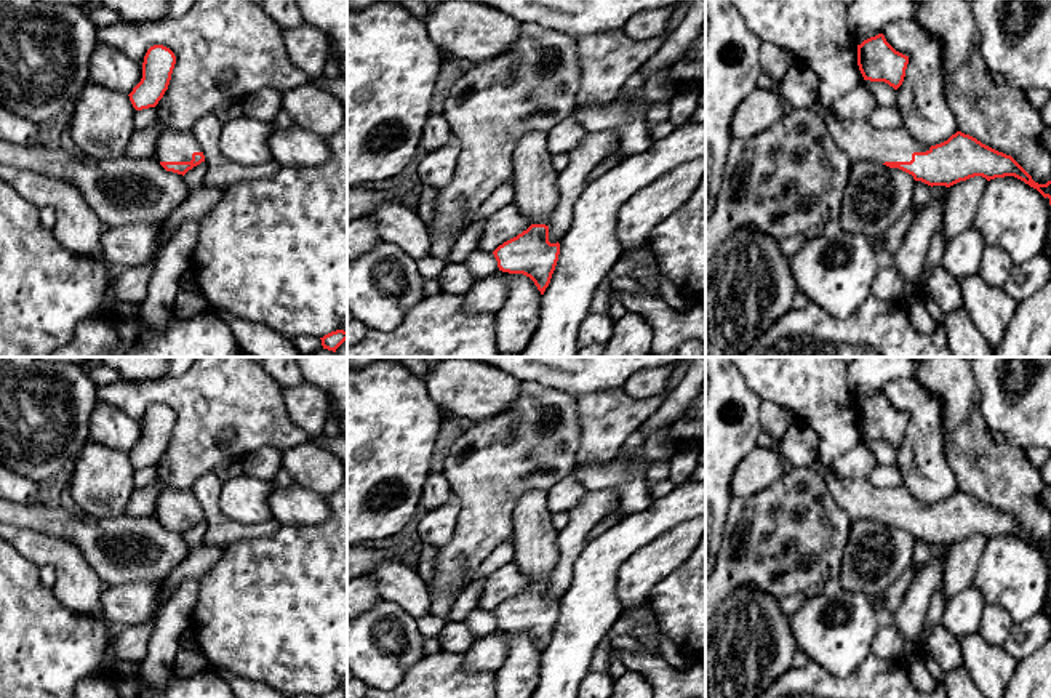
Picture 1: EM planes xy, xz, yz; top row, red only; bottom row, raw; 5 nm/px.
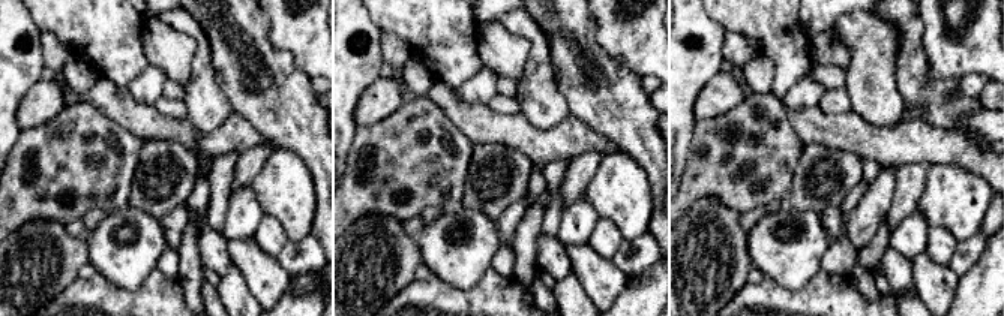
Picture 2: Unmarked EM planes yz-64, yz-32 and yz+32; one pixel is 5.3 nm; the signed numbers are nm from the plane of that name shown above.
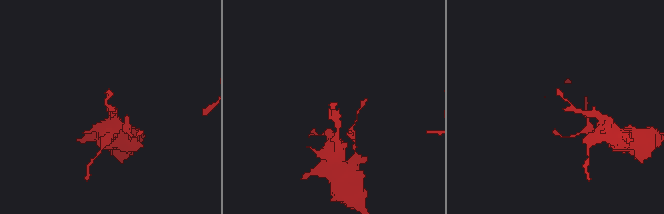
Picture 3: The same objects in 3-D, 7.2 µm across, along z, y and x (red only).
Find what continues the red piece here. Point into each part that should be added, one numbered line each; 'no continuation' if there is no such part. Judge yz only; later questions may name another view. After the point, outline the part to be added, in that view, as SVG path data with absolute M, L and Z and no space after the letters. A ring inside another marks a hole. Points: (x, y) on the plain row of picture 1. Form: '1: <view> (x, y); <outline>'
1: yz (858, 498); M817 458L809 467L824 479L830 495L851 520L910 520L913 511L929 509L929 504L917 499L905 487L877 488L867 479L837 479L832 466Z

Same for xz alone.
1: xz (535, 540); M529 490L518 496L514 514L514 562L534 583L550 583L558 562L558 533L552 527L547 490Z

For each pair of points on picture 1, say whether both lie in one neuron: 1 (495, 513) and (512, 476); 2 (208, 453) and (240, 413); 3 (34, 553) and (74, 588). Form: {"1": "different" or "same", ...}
{"1": "same", "2": "same", "3": "same"}

